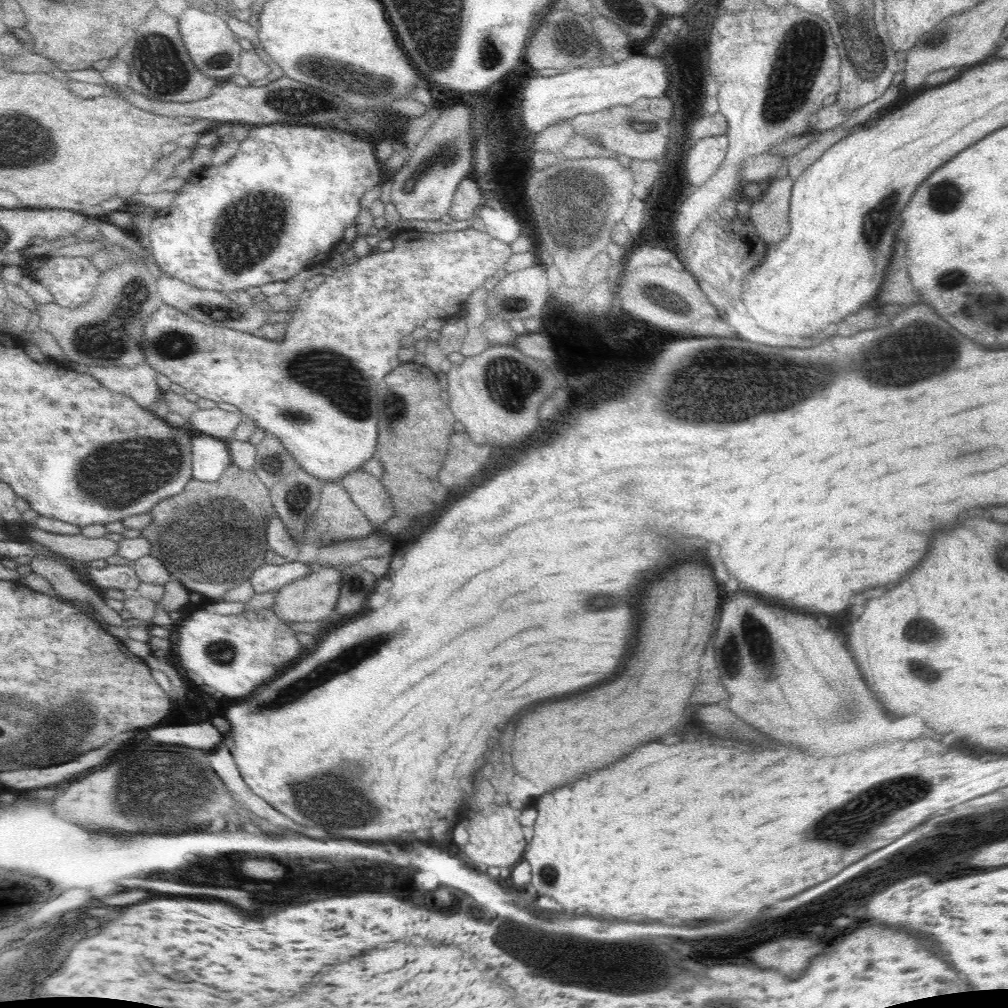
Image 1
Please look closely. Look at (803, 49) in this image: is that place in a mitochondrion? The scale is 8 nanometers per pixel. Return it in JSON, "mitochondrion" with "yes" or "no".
{"mitochondrion":"yes"}

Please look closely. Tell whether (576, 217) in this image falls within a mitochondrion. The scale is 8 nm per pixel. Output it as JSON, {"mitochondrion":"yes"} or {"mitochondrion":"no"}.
{"mitochondrion":"yes"}

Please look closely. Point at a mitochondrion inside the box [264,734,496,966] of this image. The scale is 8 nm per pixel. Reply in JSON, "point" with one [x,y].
{"point":[362,807]}

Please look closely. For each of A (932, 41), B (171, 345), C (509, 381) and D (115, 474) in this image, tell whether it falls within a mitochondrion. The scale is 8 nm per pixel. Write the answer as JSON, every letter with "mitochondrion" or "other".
{"A":"other","B":"mitochondrion","C":"mitochondrion","D":"mitochondrion"}

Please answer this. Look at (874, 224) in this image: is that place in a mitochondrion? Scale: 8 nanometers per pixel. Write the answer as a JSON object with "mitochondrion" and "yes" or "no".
{"mitochondrion":"yes"}

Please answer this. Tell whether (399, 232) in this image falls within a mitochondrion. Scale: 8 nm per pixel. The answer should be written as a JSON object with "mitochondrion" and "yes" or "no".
{"mitochondrion":"no"}

